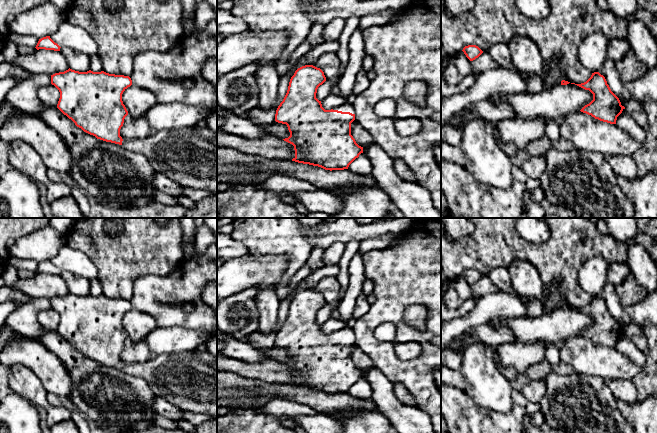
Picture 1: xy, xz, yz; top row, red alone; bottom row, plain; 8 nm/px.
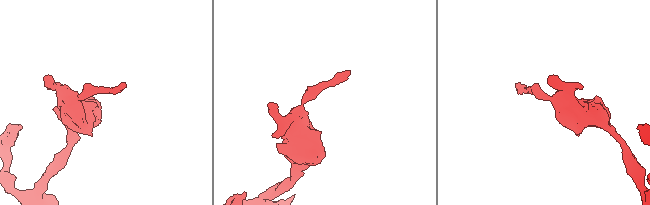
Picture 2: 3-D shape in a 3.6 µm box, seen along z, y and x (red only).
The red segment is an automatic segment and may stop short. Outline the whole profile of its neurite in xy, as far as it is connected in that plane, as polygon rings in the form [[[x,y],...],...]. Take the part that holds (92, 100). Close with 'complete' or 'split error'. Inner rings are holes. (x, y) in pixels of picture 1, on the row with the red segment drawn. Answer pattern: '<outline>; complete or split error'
[[[68,69],[51,75],[51,84],[60,92],[57,108],[84,132],[97,139],[122,145],[120,129],[128,111],[123,104],[122,94],[132,85],[129,76],[109,74],[104,71],[79,72]]]; complete

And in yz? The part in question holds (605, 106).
[[[599,72],[592,73],[584,83],[575,84],[593,94],[593,100],[580,111],[595,119],[616,124],[617,117],[625,109],[619,98],[611,91],[607,81]]]; complete

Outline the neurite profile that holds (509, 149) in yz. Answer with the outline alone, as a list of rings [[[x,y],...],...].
[[[490,121],[493,125],[493,134],[494,134],[494,138],[495,141],[497,143],[497,145],[499,146],[499,148],[507,155],[510,157],[516,156],[517,153],[519,152],[519,150],[516,148],[516,146],[513,143],[503,143],[500,140],[499,137],[499,131],[498,131],[498,127],[497,127],[497,121]]]

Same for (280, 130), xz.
[[[274,121],[272,124],[267,125],[266,127],[269,134],[278,138],[285,139],[290,136],[290,132],[286,124]]]

